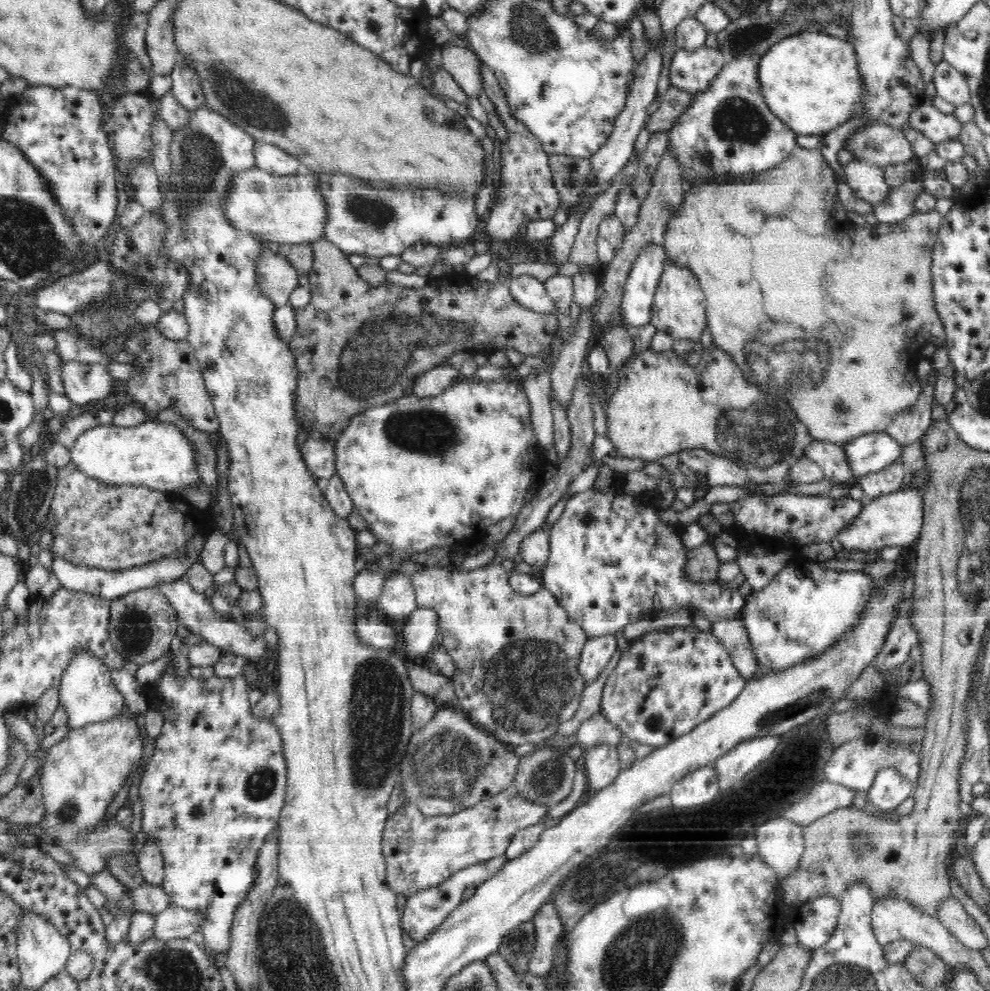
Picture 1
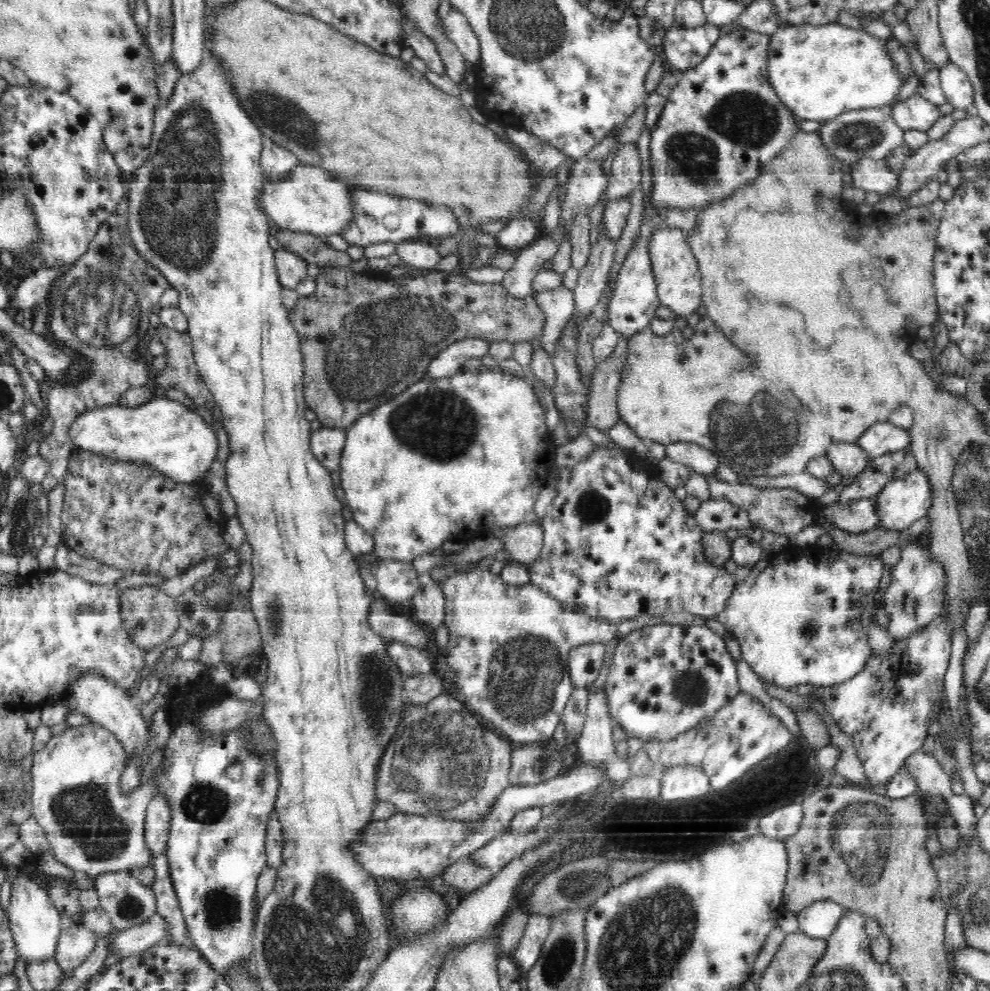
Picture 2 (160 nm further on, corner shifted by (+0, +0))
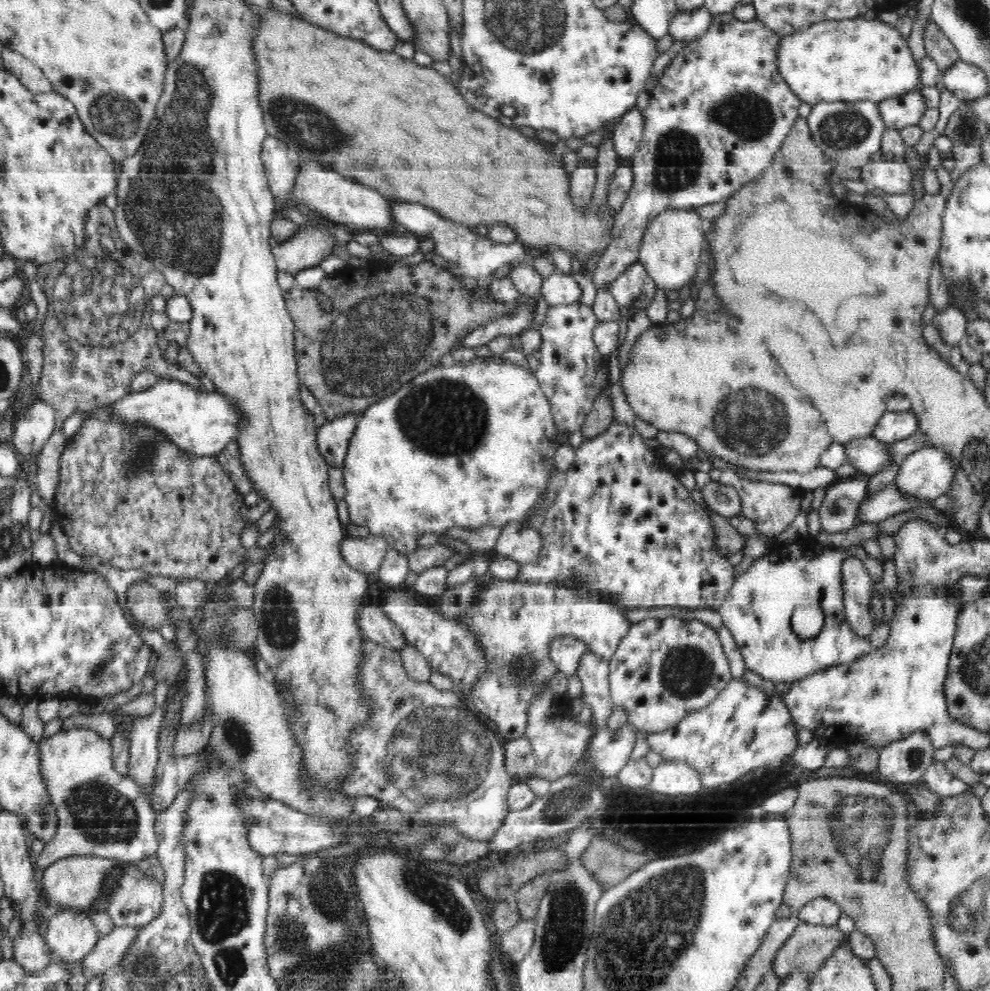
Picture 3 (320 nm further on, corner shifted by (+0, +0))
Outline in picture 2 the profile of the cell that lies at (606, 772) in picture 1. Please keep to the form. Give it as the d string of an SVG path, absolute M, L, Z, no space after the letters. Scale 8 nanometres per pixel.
M587 689L588 703L586 708L586 718L582 732L576 737L575 743L580 752L580 756L586 763L594 763L604 767L604 773L608 781L628 780L630 776L630 760L621 759L615 750L616 744L613 737L613 727L615 720L609 713L608 697L603 689Z

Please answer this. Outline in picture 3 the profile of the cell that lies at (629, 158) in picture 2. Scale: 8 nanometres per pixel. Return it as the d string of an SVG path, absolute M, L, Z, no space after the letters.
M637 105L614 122L613 140L620 165L632 166L631 158L643 136L643 123L644 115Z

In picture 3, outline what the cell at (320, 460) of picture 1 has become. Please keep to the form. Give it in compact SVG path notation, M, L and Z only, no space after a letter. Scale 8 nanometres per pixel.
M348 413L334 420L327 420L317 429L318 450L328 466L343 467L357 422L358 416Z

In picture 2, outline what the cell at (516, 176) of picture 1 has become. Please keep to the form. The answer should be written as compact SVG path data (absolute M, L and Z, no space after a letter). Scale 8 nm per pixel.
M450 6L443 26L448 39L457 46L464 59L471 64L471 68L480 66L480 43L467 17L460 14L454 6Z

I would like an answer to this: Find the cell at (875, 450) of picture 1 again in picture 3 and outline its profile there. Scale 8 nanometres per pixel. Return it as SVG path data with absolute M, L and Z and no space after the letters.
M912 409L902 412L886 411L876 422L872 437L882 444L890 445L901 441L918 430L918 417Z

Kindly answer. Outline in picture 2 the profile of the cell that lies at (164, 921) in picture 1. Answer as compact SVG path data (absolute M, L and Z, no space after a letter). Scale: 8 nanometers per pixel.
M156 913L138 926L116 931L109 942L110 954L116 954L118 959L129 958L150 946L165 942L168 932L168 922Z

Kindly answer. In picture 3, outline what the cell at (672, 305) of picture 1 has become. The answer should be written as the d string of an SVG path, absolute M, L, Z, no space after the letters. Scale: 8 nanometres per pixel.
M666 209L649 222L642 237L638 261L646 268L657 288L668 292L684 288L690 282L699 268L705 233L705 223L697 209Z

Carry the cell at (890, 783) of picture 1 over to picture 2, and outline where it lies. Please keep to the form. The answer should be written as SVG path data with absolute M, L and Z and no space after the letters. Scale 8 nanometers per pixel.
M946 618L932 620L917 634L894 640L888 655L871 656L866 666L850 680L840 685L818 687L816 692L809 694L810 698L814 698L816 702L819 700L824 705L824 715L835 729L839 728L850 737L872 790L883 792L890 778L906 760L918 750L922 750L924 739L929 735L928 722L936 720L942 714L938 694L945 688L944 680L950 662L953 639L947 634L946 622Z

